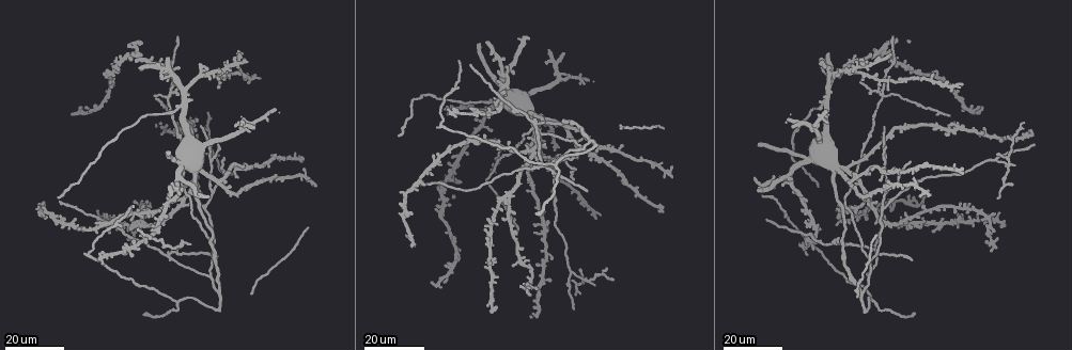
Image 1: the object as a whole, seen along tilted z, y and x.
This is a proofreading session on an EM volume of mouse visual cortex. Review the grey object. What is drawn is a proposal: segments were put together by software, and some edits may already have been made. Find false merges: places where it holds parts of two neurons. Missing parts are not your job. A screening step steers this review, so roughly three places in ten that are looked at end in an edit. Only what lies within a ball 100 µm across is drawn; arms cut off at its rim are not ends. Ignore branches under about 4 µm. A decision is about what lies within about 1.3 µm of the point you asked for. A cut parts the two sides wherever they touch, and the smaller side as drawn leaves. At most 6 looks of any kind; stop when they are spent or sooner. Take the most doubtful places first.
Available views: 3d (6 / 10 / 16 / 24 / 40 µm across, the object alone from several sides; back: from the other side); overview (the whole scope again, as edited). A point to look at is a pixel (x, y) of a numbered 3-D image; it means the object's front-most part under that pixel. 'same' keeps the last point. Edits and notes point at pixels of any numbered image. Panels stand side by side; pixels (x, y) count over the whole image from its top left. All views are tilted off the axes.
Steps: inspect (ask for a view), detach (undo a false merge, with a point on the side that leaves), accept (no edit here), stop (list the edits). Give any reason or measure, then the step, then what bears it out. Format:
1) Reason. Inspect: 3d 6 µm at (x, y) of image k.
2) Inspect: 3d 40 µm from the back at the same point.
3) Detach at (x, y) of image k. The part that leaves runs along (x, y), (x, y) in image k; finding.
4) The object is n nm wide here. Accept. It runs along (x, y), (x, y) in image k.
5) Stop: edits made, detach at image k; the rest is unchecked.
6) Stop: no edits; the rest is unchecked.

Four arms meet. Inspect: 3d 24 µm at (169, 97) of image 1.

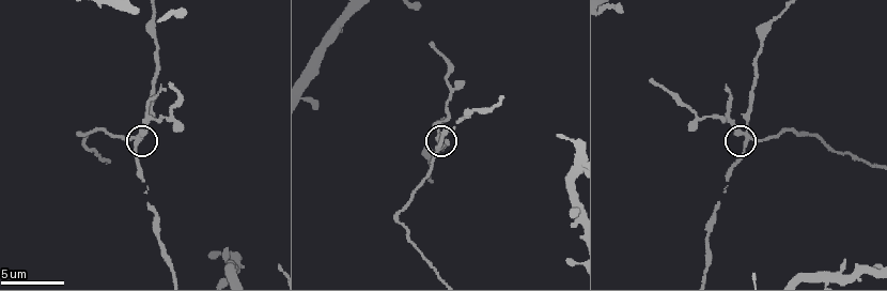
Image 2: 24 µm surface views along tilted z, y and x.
Inspect: 3d 6 µm at (436, 152) of image 2.

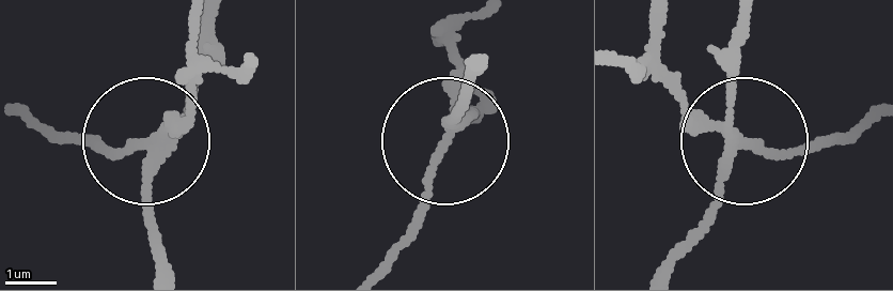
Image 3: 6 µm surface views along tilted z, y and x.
The side arm is 24 µm long. Detach at (113, 150) of image 3. The part that leaves runs along (158, 138), (66, 143), (29, 121) in image 3; two neurons meet here.

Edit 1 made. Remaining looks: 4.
Four or more arms meet. Inspect: 3d 16 µm at (1008, 161) of image 1.

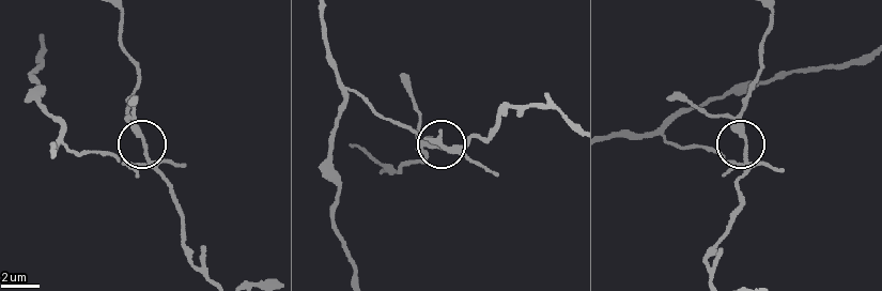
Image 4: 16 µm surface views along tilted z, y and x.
Zoom in. Inspect: 3d 6 µm at (145, 155) of image 4.

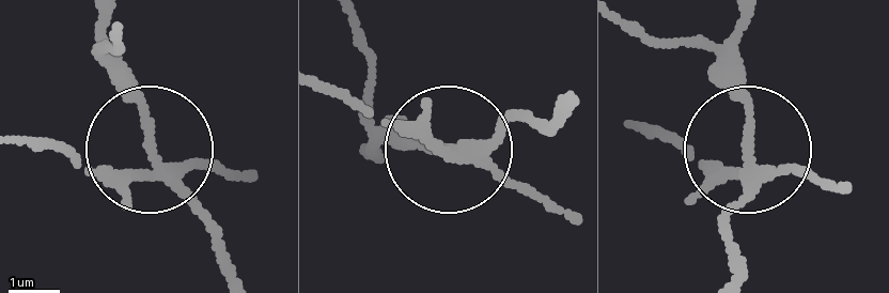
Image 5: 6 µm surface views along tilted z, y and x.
The object is 210 nm wide here. Detach at (213, 229) of image 5. The part that leaves runs along (170, 169), (108, 21) in image 5; a second neuron is stuck on.

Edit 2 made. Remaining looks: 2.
Stop: edits made, detach at image 3, detach at image 5; the rest is unchecked.

